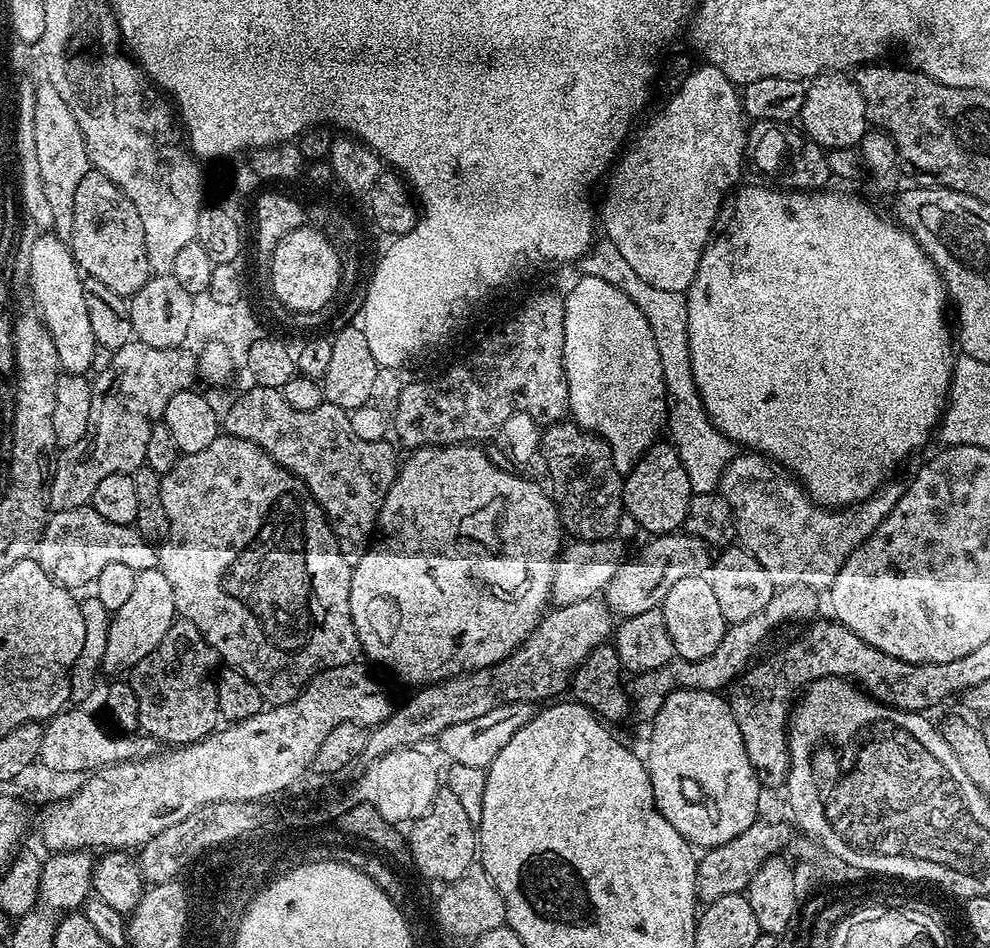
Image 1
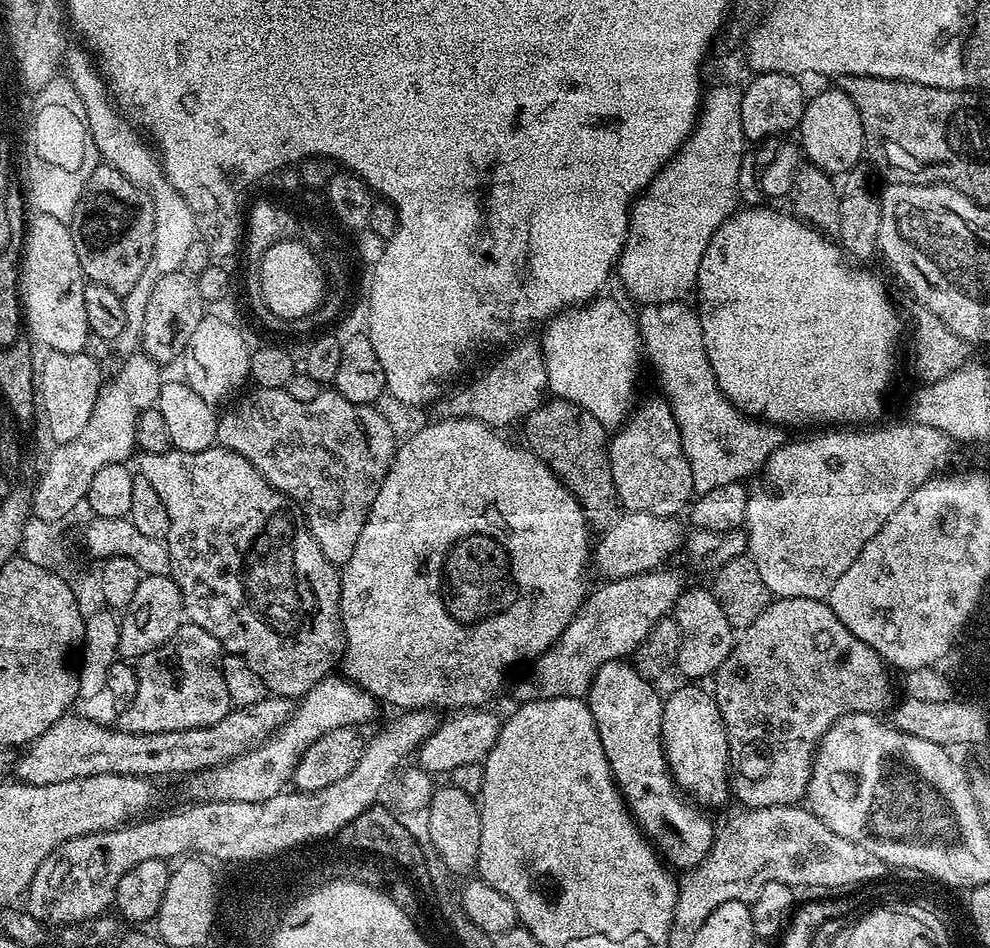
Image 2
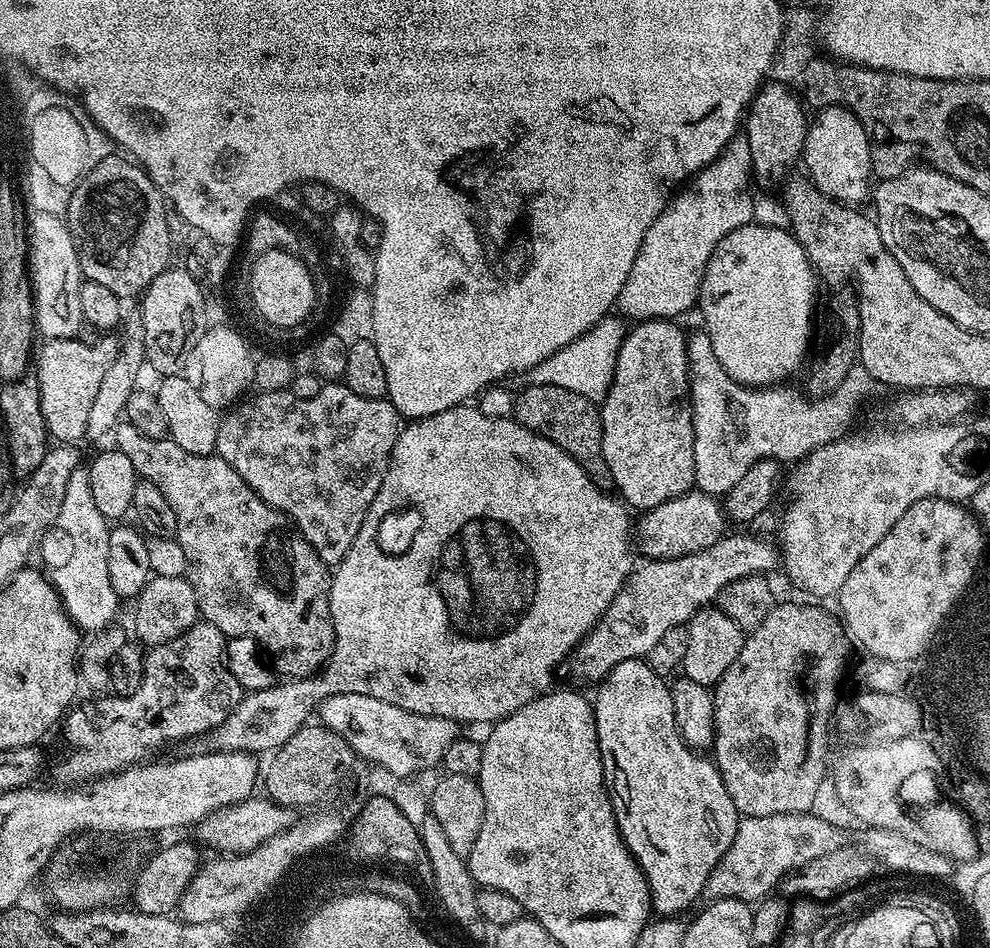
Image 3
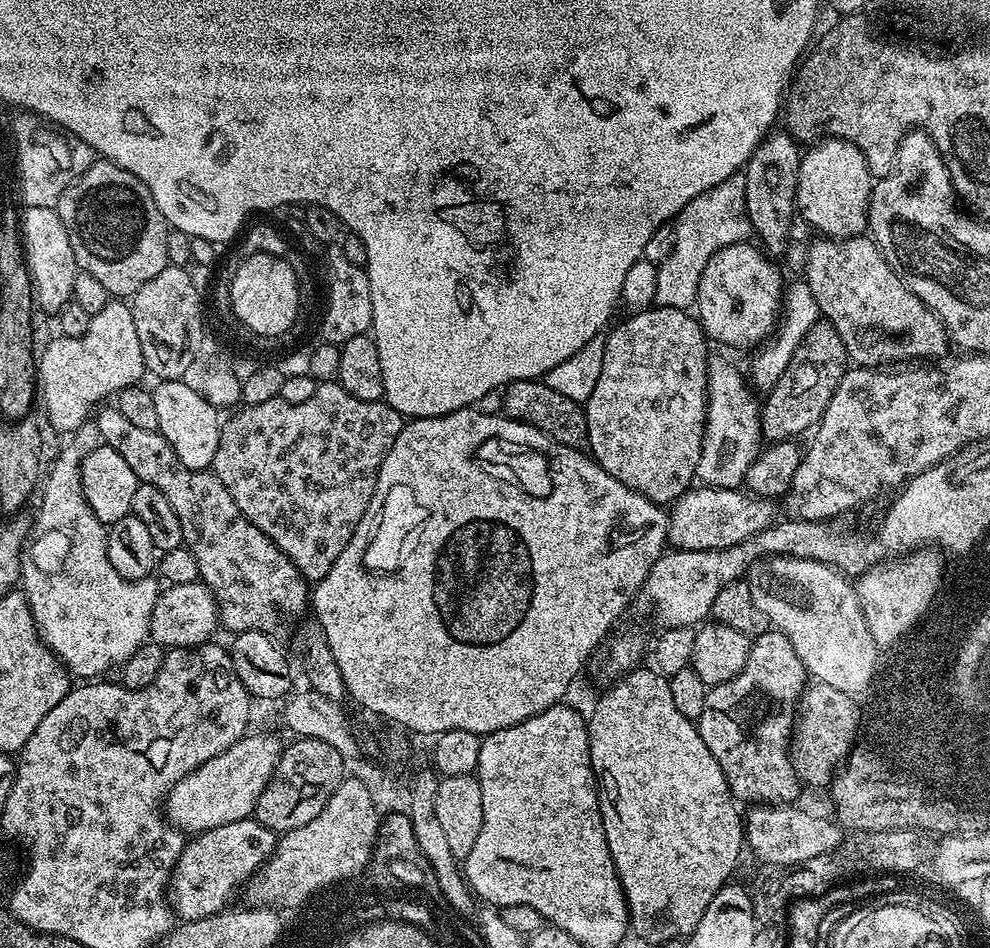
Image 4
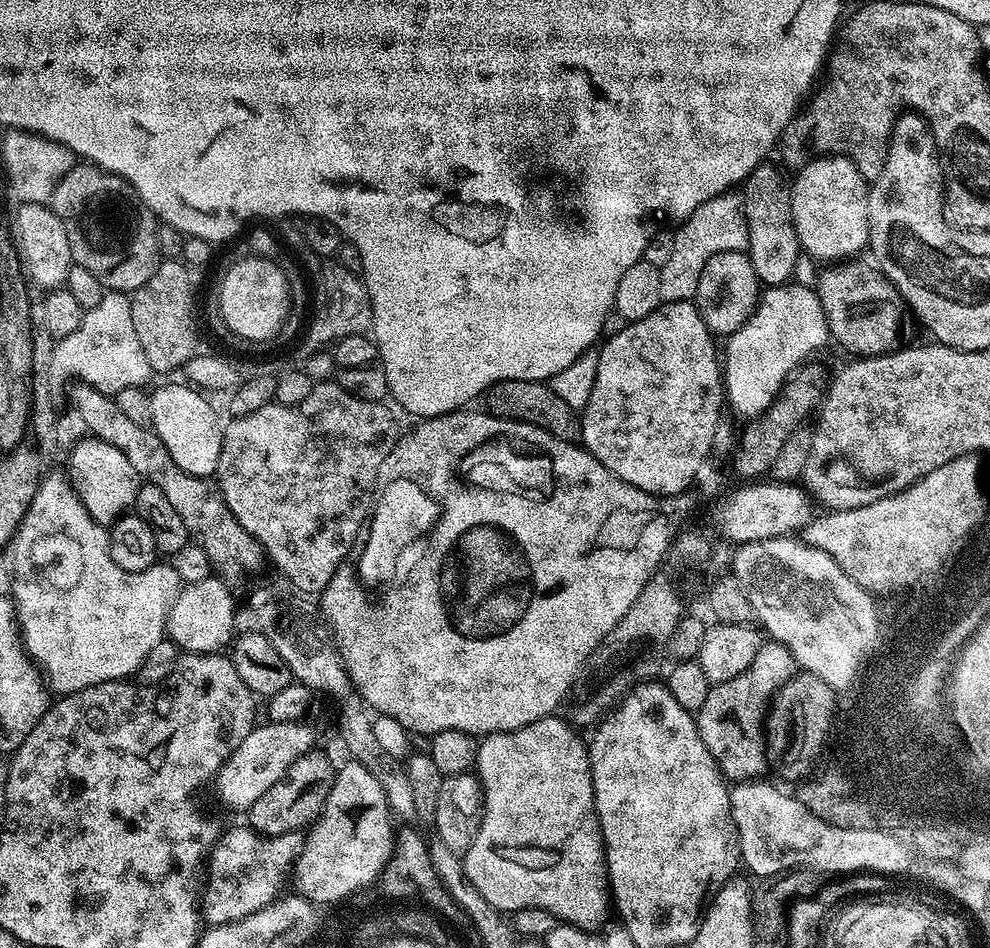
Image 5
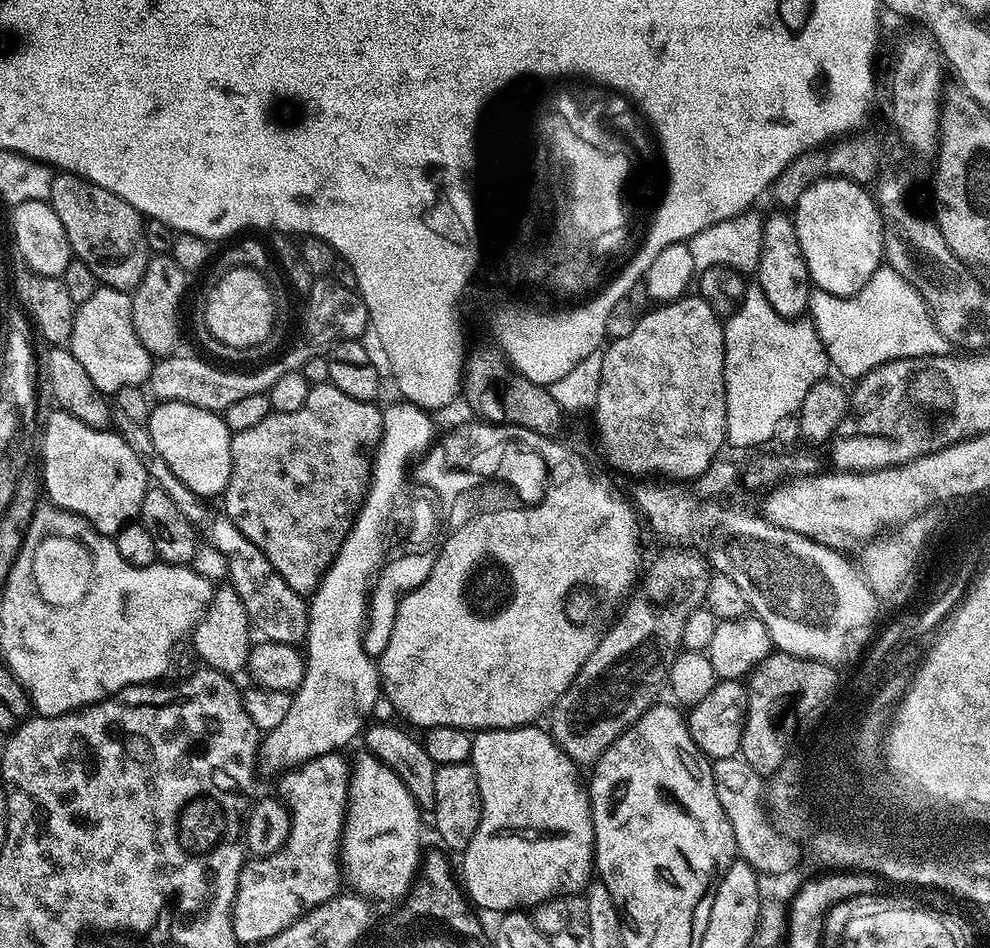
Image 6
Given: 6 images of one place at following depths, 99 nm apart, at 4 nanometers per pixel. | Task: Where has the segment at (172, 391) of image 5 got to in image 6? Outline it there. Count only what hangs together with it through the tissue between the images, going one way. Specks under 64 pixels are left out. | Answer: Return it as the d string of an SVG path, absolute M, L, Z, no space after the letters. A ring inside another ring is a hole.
M166 400L153 407L146 427L154 442L154 450L158 450L162 462L170 466L178 482L190 486L190 490L194 490L194 494L201 498L223 497L230 482L230 446L233 432L226 426L221 413L202 410L186 402Z

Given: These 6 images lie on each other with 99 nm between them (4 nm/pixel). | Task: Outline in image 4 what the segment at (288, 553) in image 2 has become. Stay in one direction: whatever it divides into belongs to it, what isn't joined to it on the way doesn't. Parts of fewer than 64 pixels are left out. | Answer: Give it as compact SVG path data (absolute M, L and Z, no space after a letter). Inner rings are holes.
M104 406L95 413L94 423L100 431L100 438L103 443L109 444L126 462L130 465L130 470L134 470L137 481L141 484L153 484L166 494L170 506L174 506L174 514L178 514L178 522L182 522L183 547L188 548L198 558L198 570L200 580L212 592L216 599L216 610L218 620L221 625L229 628L229 633L235 634L246 630L262 630L263 632L275 633L276 627L283 622L287 616L305 615L310 604L310 584L290 562L290 558L278 548L271 538L258 526L254 526L238 510L230 490L222 486L222 482L217 478L215 472L211 470L190 470L190 466L182 466L178 462L178 454L166 442L166 438L159 430L142 430L139 426L134 426L122 415L122 410L115 406Z

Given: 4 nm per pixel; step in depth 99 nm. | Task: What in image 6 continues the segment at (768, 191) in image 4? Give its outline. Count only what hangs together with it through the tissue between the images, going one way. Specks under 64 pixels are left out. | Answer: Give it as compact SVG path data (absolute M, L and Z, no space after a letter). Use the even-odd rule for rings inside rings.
M776 212L769 220L767 217L762 225L762 252L754 273L755 283L760 286L770 306L778 314L786 317L799 317L805 313L808 306L810 281L802 246L798 246L798 234L793 217L783 216L782 213Z

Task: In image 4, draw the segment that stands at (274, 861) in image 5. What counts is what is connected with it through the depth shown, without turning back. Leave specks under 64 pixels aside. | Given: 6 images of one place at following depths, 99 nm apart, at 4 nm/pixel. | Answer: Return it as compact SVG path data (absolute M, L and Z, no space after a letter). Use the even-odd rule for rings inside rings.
M255 818L226 822L226 826L214 826L210 830L193 835L187 841L168 880L168 905L181 921L201 920L225 911L232 900L232 895L239 893L248 881L268 863L272 851L276 848L278 836L266 826L262 826Z

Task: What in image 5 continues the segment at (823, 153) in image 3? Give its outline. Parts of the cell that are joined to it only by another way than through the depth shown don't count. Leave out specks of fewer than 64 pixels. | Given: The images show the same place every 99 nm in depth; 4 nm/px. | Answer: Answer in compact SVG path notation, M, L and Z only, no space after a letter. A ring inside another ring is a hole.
M818 156L791 181L792 217L801 249L813 261L844 262L869 247L868 189L862 173L844 156Z

